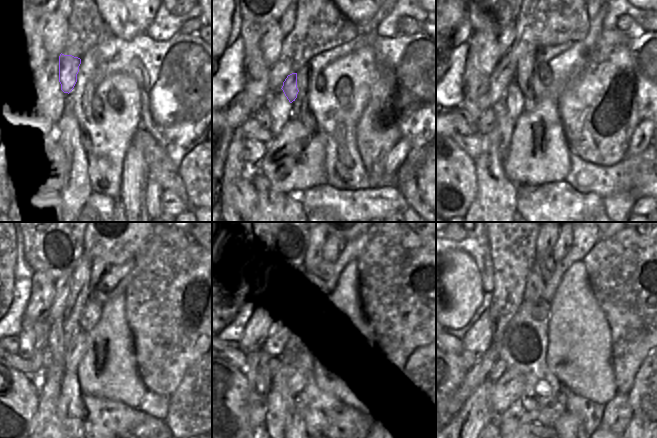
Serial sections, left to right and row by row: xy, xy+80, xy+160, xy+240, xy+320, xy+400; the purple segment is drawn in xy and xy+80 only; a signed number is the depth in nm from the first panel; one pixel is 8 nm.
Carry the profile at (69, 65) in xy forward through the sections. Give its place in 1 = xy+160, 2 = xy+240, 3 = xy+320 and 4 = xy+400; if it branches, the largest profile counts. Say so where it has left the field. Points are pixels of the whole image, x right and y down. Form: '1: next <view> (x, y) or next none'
1: next xy+160 (514, 99)
2: next xy+240 (69, 392)
3: next xy+320 (296, 373)
4: next xy+400 (506, 392)

